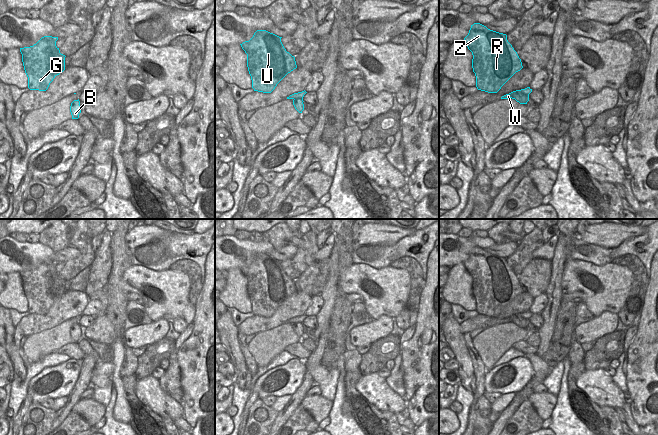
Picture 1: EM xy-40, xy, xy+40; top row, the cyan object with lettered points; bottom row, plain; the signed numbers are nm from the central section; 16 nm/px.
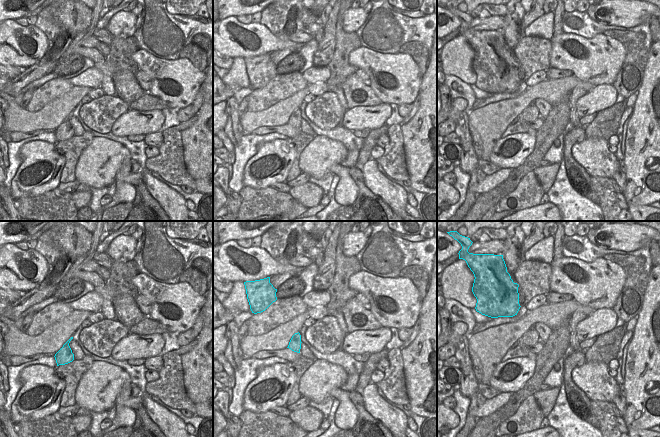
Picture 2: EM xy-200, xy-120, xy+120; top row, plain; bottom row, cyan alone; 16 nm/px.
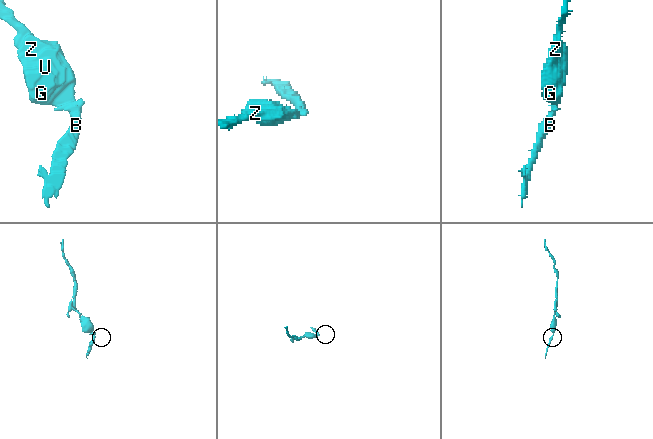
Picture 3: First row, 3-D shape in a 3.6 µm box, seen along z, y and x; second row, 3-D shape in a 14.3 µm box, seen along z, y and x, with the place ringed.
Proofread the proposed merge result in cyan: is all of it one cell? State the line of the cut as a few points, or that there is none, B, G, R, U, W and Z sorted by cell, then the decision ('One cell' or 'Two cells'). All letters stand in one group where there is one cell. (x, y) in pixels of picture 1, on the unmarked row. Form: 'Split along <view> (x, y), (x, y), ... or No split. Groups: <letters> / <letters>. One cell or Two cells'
No split. Groups: B G R U W Z. One cell

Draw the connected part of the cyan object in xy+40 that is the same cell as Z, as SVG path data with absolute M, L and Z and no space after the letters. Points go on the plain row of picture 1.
M474 247L464 266L473 279L472 292L478 314L497 317L523 292L521 283L508 266L506 258Z

